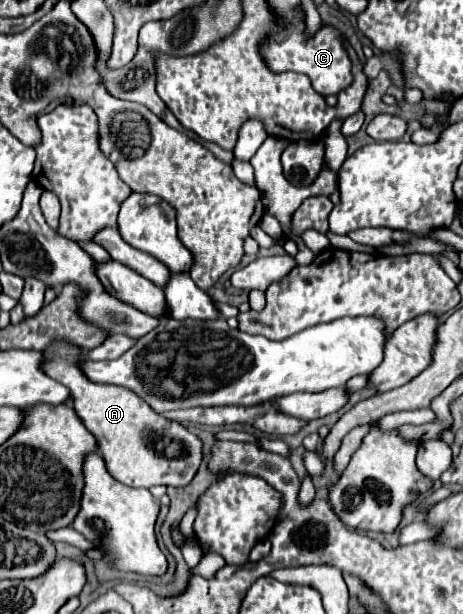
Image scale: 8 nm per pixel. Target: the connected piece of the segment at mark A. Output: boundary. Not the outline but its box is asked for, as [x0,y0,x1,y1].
[46,341,204,487]

